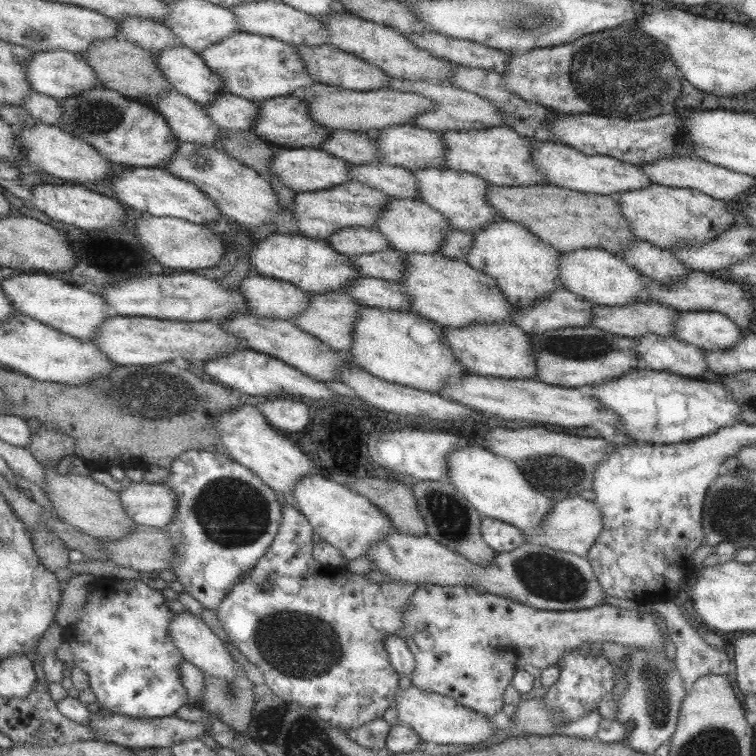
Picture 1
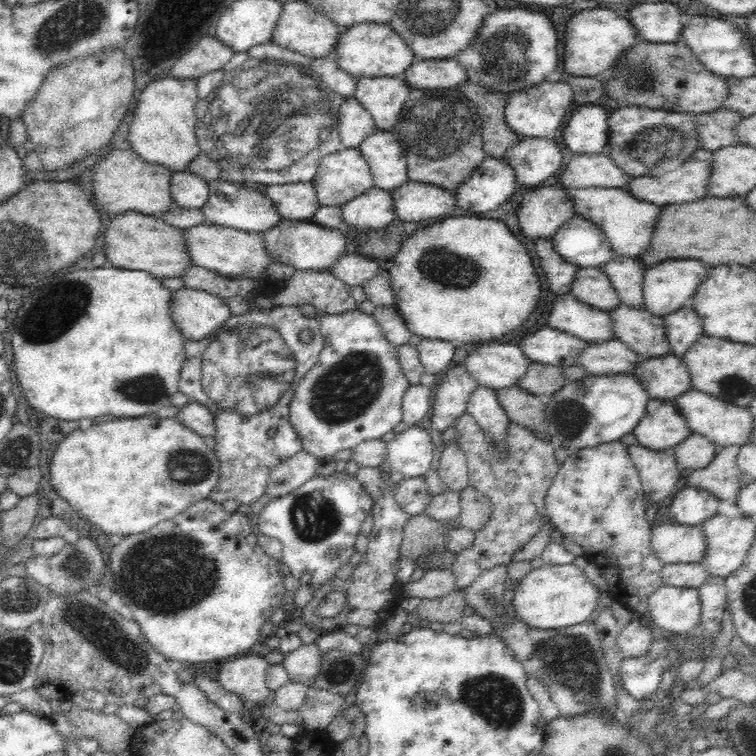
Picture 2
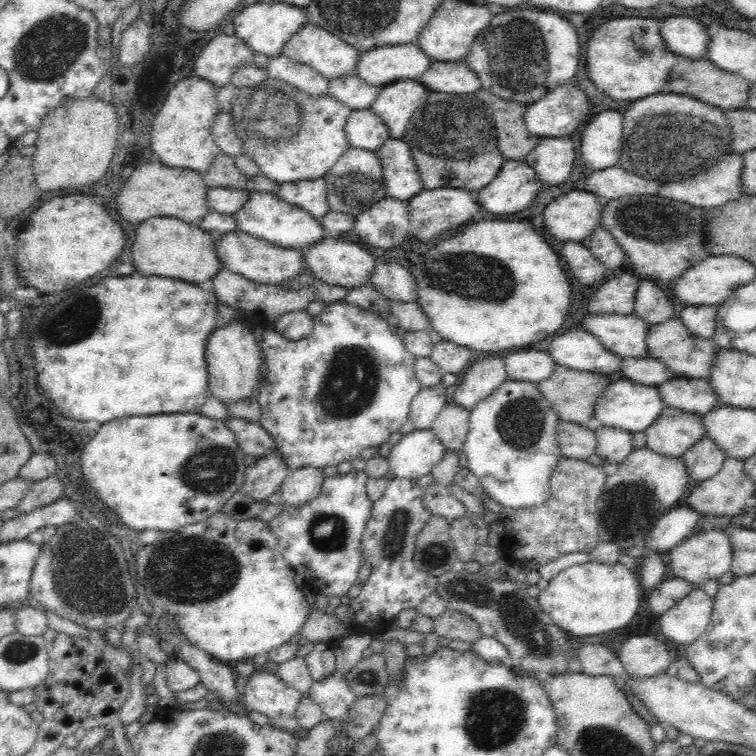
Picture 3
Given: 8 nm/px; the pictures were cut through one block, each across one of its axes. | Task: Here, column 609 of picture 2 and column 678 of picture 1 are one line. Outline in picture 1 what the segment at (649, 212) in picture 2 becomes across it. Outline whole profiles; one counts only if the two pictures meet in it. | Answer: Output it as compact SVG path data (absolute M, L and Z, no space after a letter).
M651 184L639 190L619 192L615 198L623 216L627 218L627 226L633 238L649 242L651 246L663 250L675 246L677 242L703 244L703 240L711 240L719 236L723 230L735 226L735 212L727 204L693 188L671 188Z

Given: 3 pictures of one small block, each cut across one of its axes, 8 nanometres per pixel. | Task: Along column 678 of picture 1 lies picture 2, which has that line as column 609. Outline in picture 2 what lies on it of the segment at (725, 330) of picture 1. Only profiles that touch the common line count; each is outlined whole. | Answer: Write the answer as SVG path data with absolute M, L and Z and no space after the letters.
M564 294L554 302L548 314L548 328L568 332L586 342L604 342L614 338L612 314L582 304L572 294Z

